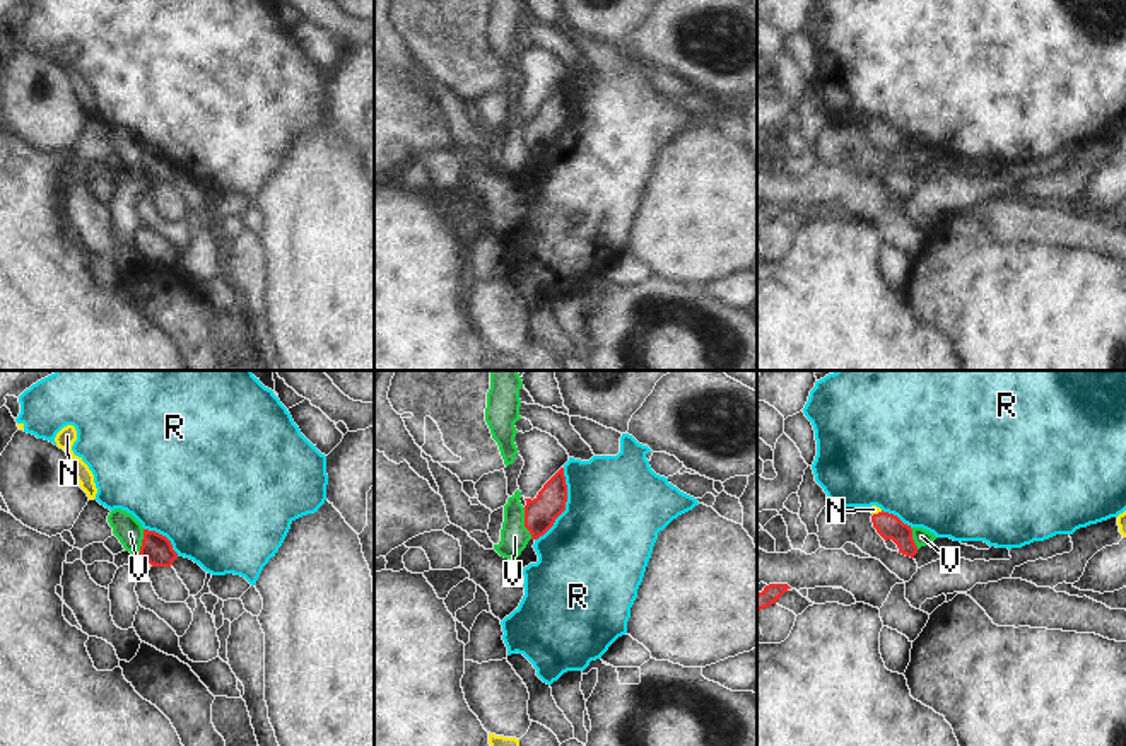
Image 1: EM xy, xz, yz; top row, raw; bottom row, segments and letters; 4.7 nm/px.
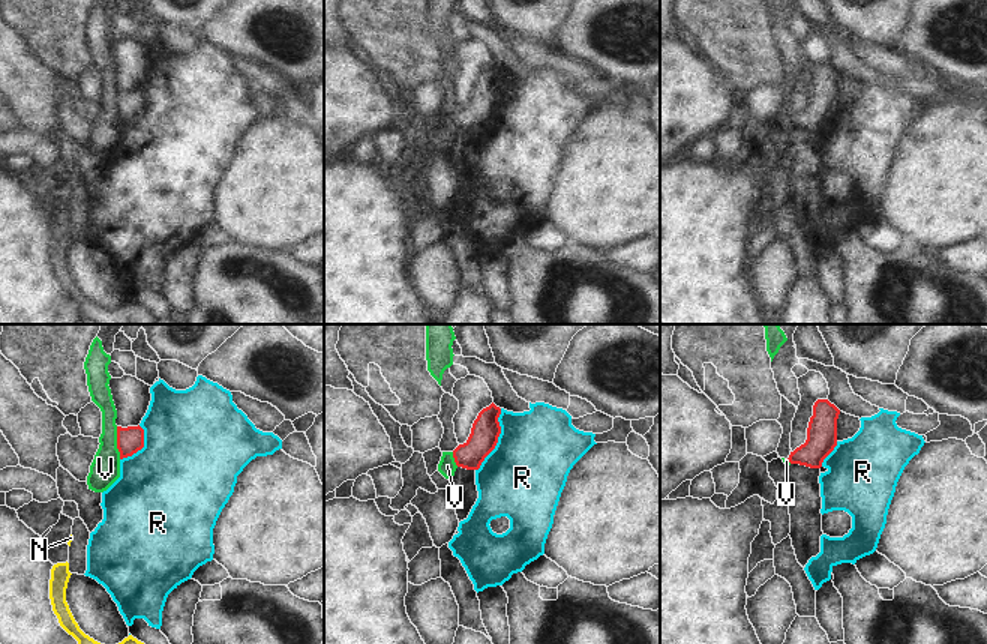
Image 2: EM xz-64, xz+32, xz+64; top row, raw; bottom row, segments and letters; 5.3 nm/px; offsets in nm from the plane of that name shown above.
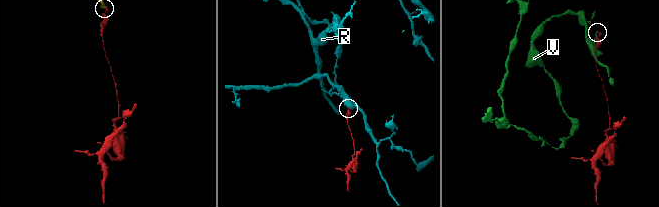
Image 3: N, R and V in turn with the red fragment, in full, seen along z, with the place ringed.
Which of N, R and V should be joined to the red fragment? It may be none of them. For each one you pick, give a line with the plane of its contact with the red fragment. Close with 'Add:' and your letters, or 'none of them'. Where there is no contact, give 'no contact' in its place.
N: meets red in yz
Add: N

